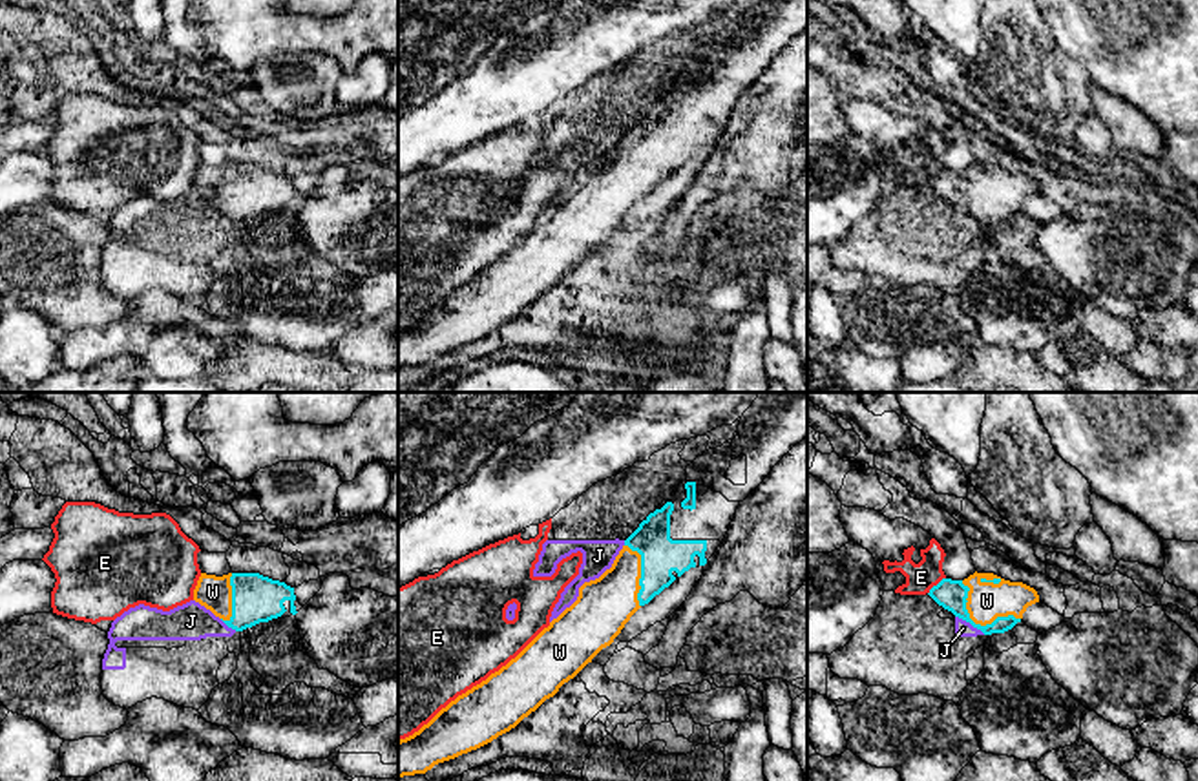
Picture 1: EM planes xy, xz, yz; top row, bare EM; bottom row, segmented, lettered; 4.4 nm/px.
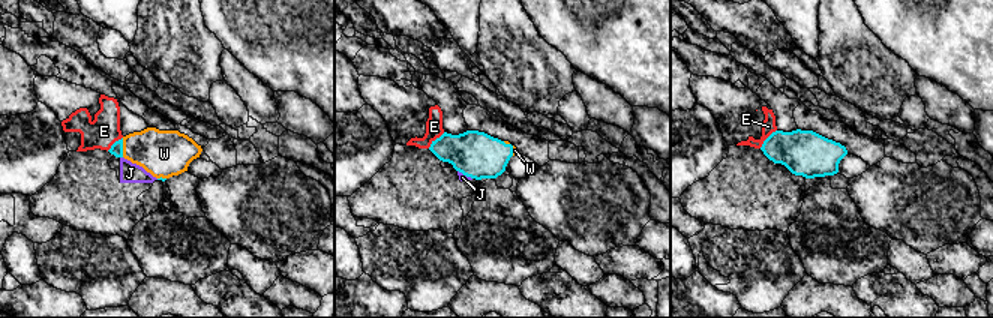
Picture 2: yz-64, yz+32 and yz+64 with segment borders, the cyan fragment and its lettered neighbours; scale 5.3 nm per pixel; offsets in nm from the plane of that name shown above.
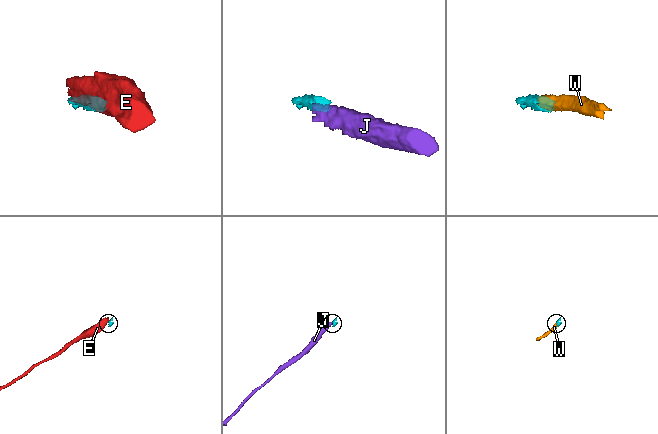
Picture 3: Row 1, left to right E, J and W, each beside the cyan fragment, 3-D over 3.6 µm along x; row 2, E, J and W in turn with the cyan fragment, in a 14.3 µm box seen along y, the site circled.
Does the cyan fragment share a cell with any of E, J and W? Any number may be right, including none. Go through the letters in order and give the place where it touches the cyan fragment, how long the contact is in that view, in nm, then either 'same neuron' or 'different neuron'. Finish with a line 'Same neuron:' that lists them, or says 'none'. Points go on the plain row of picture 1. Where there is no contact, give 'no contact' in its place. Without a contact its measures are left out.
E: yz (937, 176) | 110 nm | different neuron
J: yz (970, 214) | 160 nm | different neuron
W: yz (977, 216) | 320 nm | same neuron
Same neuron: W

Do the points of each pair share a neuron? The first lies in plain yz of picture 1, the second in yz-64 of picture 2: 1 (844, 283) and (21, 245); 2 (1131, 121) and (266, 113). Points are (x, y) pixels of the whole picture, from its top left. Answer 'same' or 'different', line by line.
1: different
2: same

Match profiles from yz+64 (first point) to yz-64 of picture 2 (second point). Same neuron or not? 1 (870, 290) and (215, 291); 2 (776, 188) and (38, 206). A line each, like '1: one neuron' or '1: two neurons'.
1: one neuron
2: one neuron

